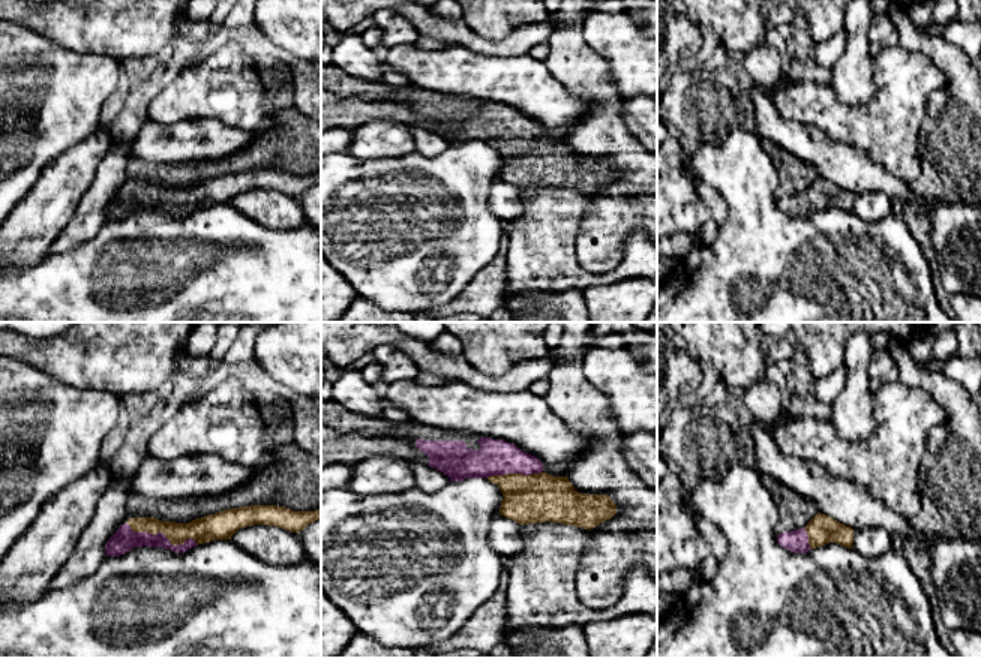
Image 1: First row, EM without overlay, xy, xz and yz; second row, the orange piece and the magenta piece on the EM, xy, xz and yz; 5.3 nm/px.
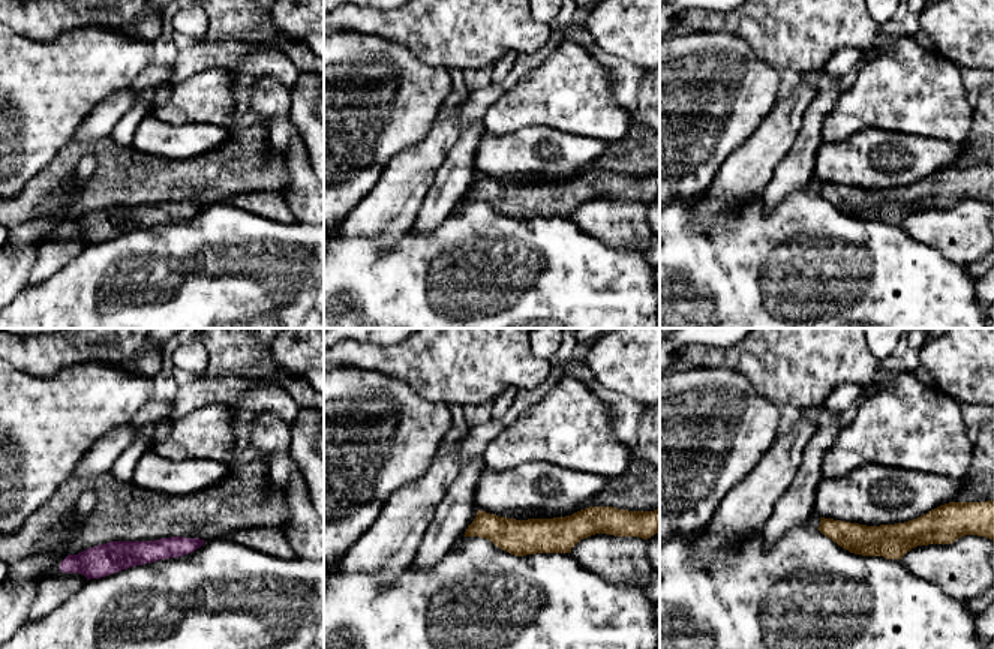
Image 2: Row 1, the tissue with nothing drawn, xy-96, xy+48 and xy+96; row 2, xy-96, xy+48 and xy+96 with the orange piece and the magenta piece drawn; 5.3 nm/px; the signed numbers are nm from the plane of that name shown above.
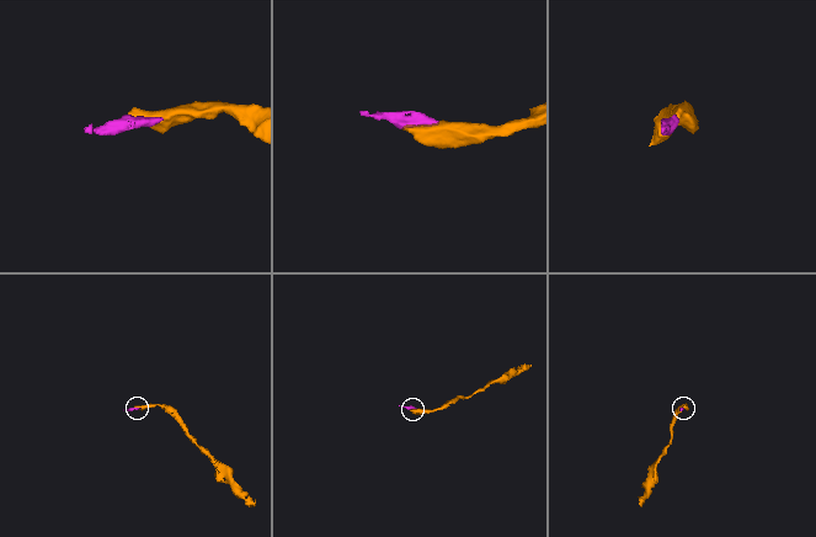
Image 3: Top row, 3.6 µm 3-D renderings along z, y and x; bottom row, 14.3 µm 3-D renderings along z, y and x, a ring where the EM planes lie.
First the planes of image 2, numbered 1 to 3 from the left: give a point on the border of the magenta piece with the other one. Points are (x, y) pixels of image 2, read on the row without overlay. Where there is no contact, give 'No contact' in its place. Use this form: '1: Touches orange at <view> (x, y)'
1: No contact
2: No contact
3: No contact

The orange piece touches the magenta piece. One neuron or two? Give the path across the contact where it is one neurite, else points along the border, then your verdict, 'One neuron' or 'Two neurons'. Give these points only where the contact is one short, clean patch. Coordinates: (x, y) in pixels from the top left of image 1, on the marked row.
Path across: xy (209, 528), (195, 532), (162, 532), (131, 534), (123, 540). One neuron

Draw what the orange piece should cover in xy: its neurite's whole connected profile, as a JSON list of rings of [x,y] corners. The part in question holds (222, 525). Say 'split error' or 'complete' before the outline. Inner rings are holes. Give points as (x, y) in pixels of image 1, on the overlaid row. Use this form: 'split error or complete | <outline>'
split error | [[[276,505],[230,508],[189,523],[134,517],[120,525],[108,540],[105,555],[116,558],[142,546],[164,547],[183,553],[213,540],[231,540],[238,529],[246,526],[270,525],[300,532],[315,520],[321,520],[321,508],[315,511],[292,511]]]

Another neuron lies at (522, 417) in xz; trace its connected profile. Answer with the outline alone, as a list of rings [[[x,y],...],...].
[[[462,379],[434,387],[396,381],[388,384],[386,400],[422,426],[514,444],[537,457],[543,472],[552,477],[567,477],[573,463],[597,441],[592,432],[568,429],[546,396],[532,388],[489,391]]]

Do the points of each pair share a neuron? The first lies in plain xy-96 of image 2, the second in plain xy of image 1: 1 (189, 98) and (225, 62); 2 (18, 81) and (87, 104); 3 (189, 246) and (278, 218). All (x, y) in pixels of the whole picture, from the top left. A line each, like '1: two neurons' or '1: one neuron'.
1: one neuron
2: one neuron
3: two neurons

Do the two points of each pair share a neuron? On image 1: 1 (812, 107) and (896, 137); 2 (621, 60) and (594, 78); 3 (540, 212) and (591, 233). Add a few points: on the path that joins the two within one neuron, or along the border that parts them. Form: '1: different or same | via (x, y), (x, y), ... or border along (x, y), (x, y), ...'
1: same | via (833, 117), (849, 125), (875, 128)
2: different | border along (585, 42), (606, 60), (612, 93), (617, 98)
3: different | border along (590, 195), (576, 236), (579, 264)

